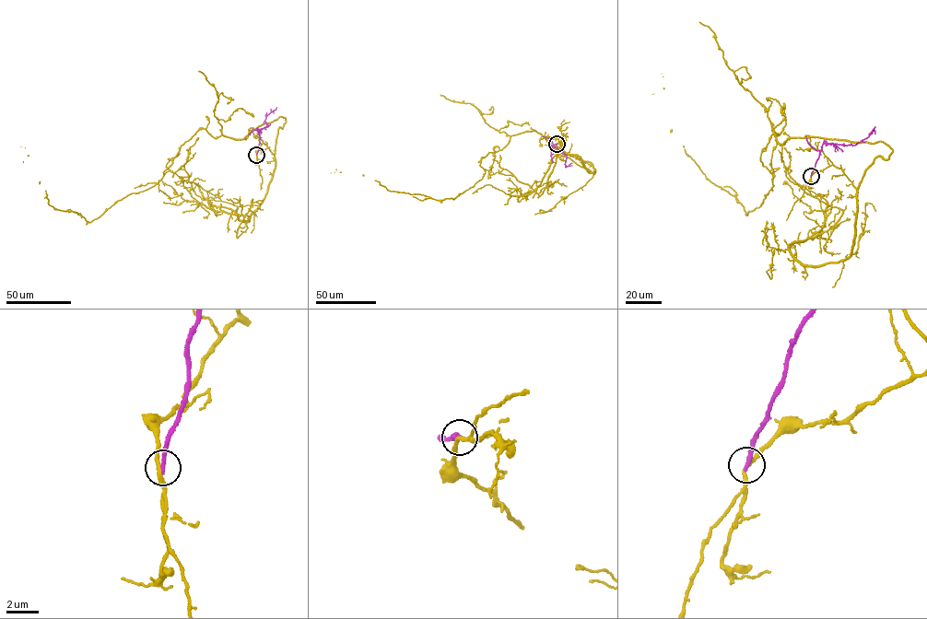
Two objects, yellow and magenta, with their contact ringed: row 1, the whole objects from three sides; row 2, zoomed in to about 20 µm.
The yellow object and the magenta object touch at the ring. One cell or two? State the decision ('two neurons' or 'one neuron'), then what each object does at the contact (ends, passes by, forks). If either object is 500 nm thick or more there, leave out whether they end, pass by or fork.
two neurons; yellow passes by; magenta ends

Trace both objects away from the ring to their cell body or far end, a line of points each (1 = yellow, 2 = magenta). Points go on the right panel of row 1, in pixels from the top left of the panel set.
1: (811, 175), (856, 188), (892, 148), (781, 144), (782, 120), (745, 213), (671, 132), (662, 73)
2: (811, 175), (822, 145), (856, 145), (870, 134), (875, 126)

